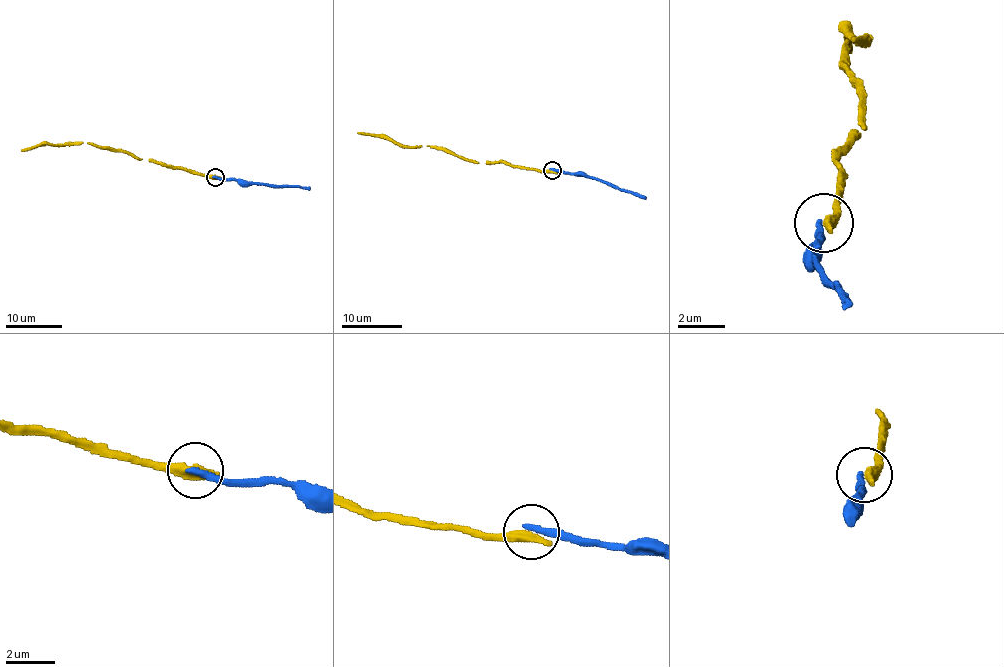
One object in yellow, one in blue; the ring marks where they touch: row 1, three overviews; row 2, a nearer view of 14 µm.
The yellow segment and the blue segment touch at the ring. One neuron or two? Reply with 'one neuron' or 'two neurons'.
two neurons

